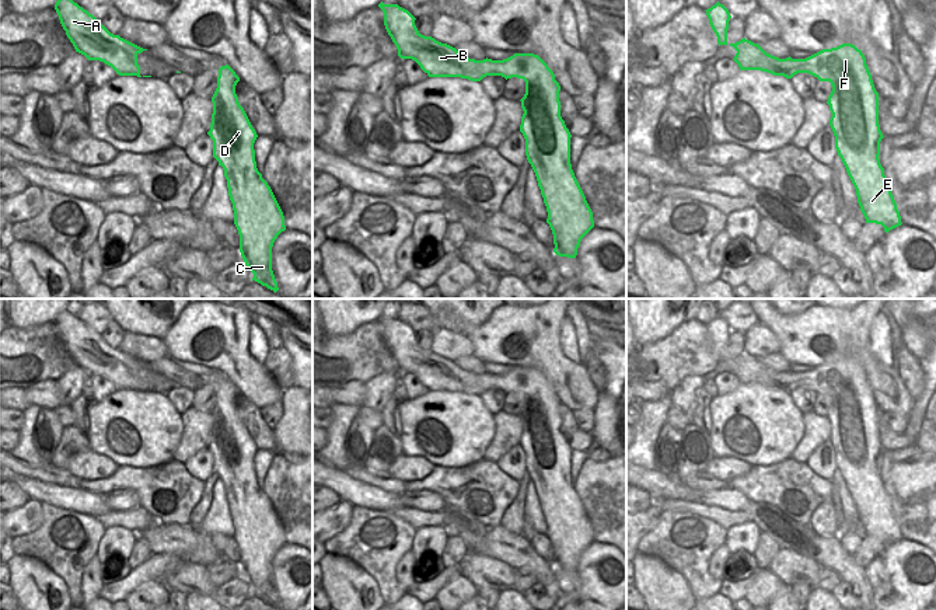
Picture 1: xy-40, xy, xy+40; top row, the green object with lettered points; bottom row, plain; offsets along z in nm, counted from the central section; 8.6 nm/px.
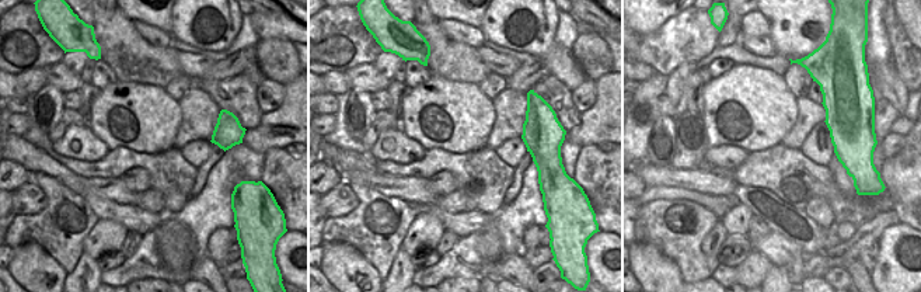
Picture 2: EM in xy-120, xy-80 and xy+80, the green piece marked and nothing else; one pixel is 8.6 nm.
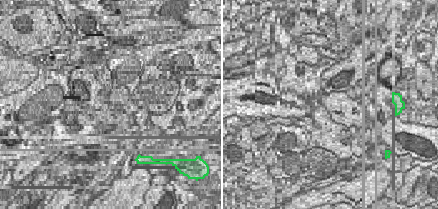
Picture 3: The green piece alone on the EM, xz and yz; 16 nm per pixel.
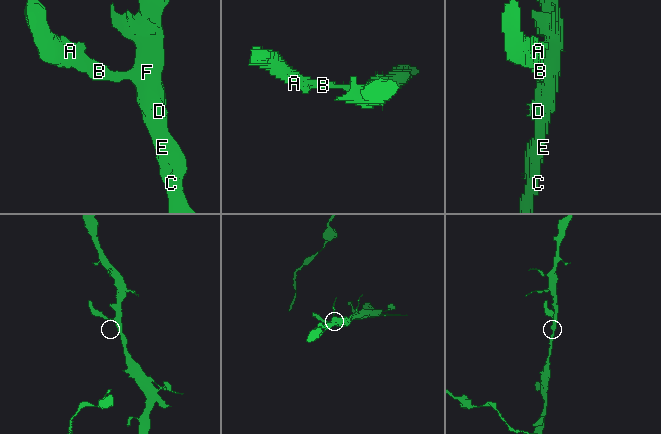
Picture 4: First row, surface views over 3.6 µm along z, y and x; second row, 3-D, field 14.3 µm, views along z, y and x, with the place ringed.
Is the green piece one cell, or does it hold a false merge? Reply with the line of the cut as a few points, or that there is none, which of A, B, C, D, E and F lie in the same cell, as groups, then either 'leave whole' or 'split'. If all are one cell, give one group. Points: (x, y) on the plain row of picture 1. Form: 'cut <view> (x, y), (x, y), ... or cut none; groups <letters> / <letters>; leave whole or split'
cut none; groups A B C D E F; leave whole

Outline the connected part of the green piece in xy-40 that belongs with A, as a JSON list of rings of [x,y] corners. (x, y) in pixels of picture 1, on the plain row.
[[[67,309],[56,316],[55,324],[76,366],[88,374],[104,376],[119,390],[142,391],[137,369],[147,363],[111,348],[99,334]]]

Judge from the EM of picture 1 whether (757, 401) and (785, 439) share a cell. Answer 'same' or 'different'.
same

